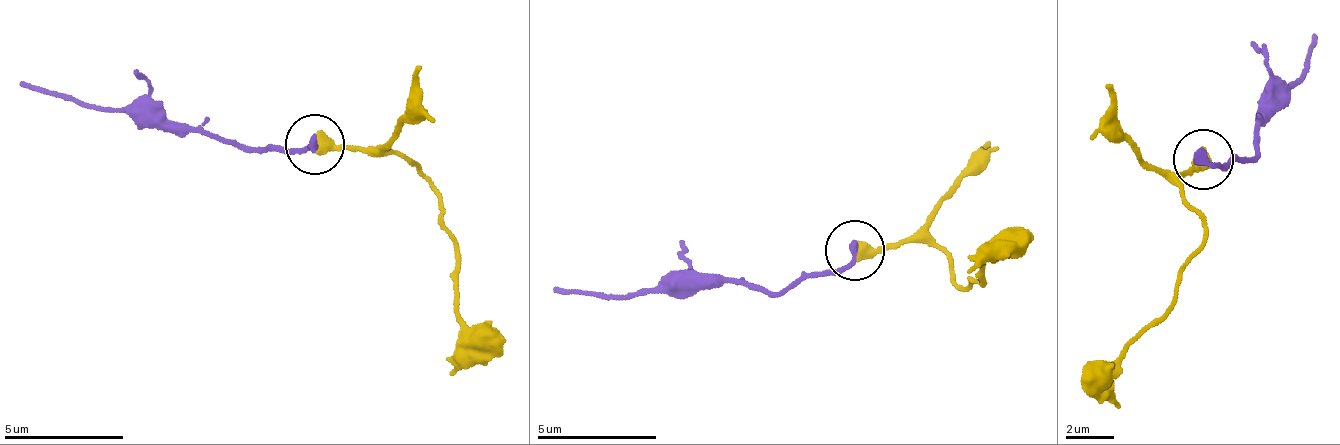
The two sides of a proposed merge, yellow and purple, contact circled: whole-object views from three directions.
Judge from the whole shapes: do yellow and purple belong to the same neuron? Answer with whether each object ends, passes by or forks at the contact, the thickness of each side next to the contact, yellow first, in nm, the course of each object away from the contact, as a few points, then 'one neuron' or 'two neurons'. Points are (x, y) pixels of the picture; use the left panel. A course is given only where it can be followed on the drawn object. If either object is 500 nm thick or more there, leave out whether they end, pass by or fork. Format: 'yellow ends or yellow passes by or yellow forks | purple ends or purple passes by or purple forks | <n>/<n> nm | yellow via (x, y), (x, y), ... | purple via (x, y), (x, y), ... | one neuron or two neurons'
550/340 nm | yellow via (319, 144), (394, 152), (422, 171), (454, 248), (462, 364), (451, 373) | purple via (313, 143), (304, 148), (248, 148), (195, 128), (136, 125), (121, 113), (22, 81) | one neuron

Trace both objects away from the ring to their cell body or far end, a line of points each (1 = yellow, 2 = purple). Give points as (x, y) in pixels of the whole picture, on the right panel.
1: (1201, 159), (1177, 185), (1203, 222), (1201, 249), (1174, 301), (1125, 347), (1113, 399), (1120, 406)
2: (1202, 157), (1221, 165), (1254, 157), (1262, 122), (1270, 102), (1291, 91), (1318, 35)

